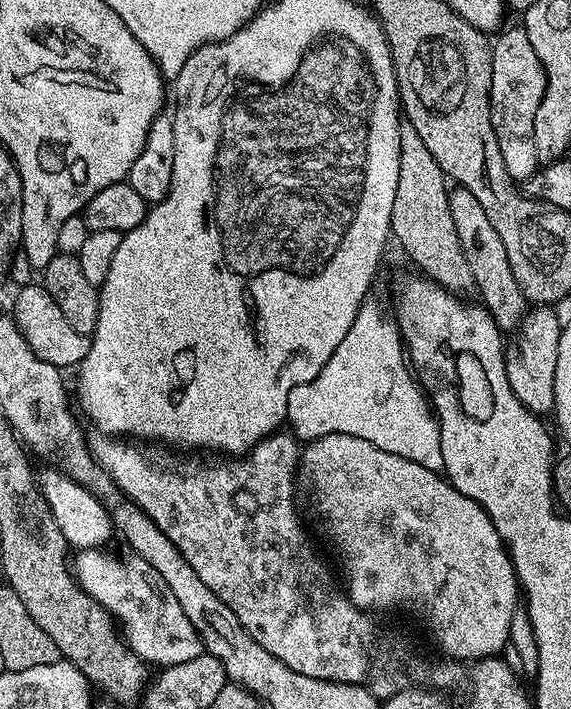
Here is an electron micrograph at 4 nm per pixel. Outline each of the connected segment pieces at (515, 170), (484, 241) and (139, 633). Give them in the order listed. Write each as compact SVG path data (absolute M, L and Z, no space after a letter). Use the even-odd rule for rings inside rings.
M505 27L495 37L497 40L492 44L490 110L494 134L502 152L502 162L506 162L506 170L513 181L523 182L538 171L532 135L534 134L534 116L546 90L546 74L542 62L538 62L534 54L534 46L530 46L530 38L526 38L523 27L507 28Z
M459 186L453 187L448 193L450 215L454 217L454 226L458 229L458 242L462 242L462 254L466 254L466 266L470 266L470 274L474 274L476 283L474 292L479 303L494 318L494 322L501 330L515 330L519 328L521 320L526 315L526 301L524 291L518 286L518 278L514 278L514 270L510 270L510 258L506 258L506 246L502 246L502 238L498 238L498 230L494 230L490 218L486 218L486 210L482 210L478 198L470 194L470 190Z
M98 547L77 551L72 573L79 587L111 613L131 651L158 668L182 664L202 654L200 636L162 574L136 553L118 555L108 550Z

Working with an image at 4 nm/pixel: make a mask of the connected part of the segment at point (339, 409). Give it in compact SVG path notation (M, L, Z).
M375 298L362 302L354 326L346 330L346 338L338 342L338 350L330 354L330 362L322 366L318 378L290 390L286 420L301 442L331 432L350 434L366 438L386 454L410 458L431 472L442 468L440 422L406 363L406 349L395 323L384 317Z

